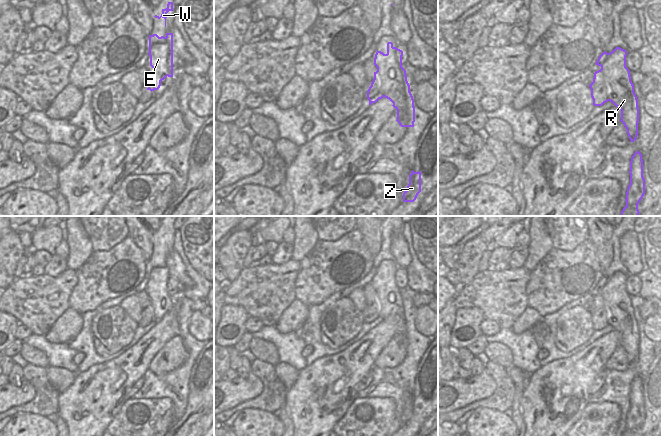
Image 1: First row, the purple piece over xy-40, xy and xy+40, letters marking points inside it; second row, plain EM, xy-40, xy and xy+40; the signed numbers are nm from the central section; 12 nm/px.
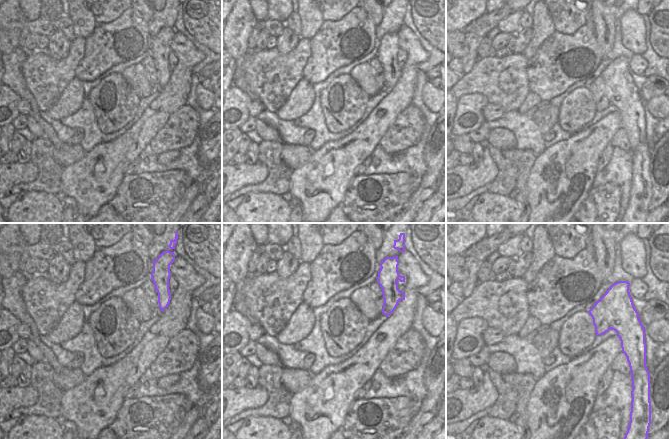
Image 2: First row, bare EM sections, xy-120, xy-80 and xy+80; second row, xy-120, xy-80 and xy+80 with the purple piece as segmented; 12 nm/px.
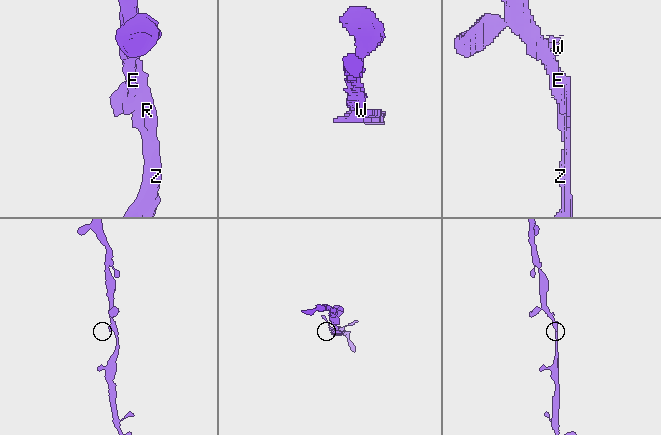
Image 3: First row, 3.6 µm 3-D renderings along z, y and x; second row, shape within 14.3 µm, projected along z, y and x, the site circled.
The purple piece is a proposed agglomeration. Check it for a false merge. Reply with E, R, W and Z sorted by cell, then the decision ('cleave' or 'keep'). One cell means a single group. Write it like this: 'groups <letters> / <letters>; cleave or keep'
groups E R W Z; keep

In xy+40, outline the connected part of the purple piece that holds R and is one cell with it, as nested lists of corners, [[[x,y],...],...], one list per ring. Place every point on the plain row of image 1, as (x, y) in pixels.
[[[616,271],[612,276],[603,276],[596,289],[601,293],[594,297],[593,306],[589,309],[594,330],[602,330],[610,325],[621,334],[621,346],[624,348],[631,366],[638,360],[639,331],[638,323],[634,316],[634,309],[631,305],[630,294],[626,291],[627,275]]]

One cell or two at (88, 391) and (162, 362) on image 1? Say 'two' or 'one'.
two

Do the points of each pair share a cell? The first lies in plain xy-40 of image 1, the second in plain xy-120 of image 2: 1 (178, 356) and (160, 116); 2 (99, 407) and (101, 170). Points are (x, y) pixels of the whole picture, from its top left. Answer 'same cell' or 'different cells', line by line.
1: different cells
2: same cell

